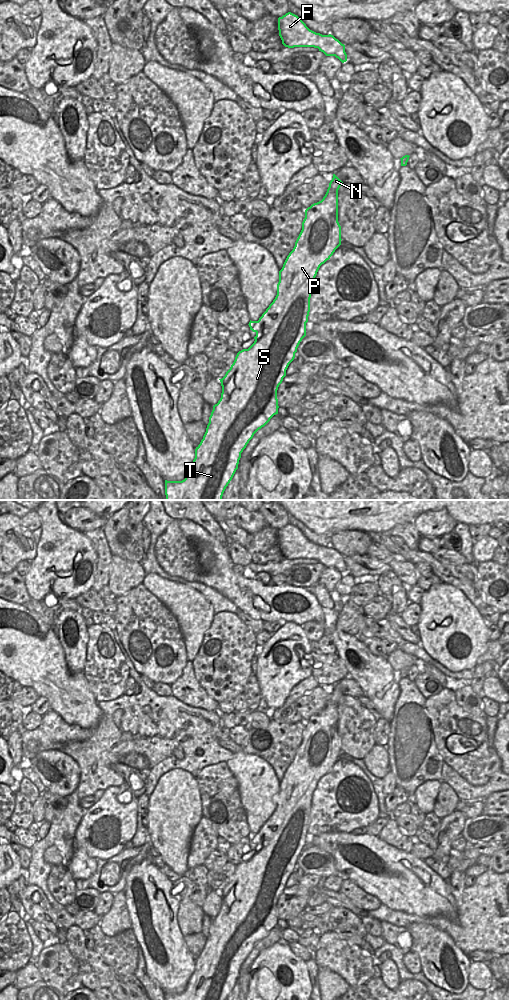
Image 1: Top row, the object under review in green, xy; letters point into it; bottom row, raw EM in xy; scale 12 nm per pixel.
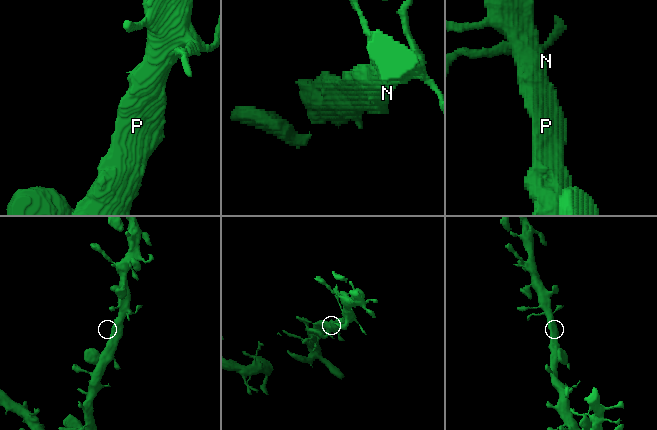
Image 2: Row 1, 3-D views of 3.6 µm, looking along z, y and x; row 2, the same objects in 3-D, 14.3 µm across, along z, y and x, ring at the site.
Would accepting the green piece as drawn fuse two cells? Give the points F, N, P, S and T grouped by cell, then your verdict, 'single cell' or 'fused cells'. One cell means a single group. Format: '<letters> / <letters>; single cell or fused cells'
F N P S T; single cell

